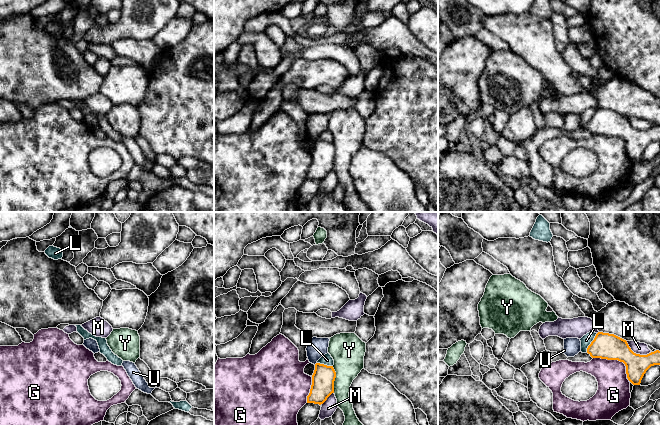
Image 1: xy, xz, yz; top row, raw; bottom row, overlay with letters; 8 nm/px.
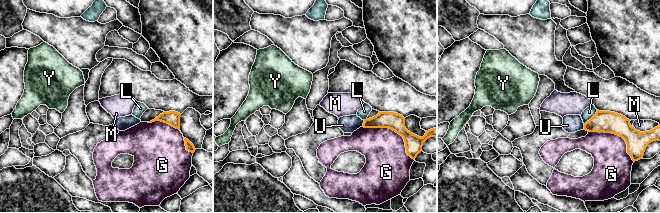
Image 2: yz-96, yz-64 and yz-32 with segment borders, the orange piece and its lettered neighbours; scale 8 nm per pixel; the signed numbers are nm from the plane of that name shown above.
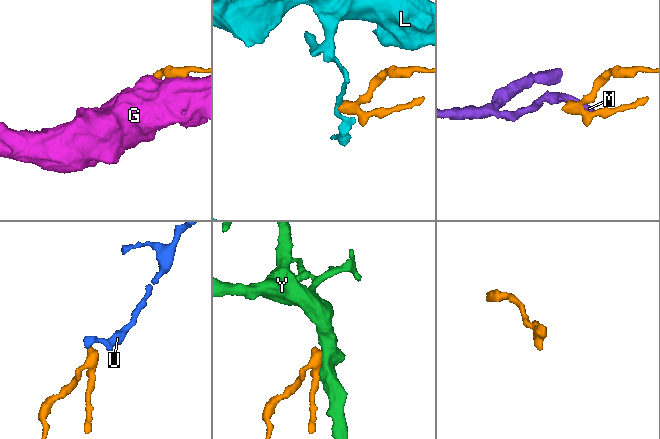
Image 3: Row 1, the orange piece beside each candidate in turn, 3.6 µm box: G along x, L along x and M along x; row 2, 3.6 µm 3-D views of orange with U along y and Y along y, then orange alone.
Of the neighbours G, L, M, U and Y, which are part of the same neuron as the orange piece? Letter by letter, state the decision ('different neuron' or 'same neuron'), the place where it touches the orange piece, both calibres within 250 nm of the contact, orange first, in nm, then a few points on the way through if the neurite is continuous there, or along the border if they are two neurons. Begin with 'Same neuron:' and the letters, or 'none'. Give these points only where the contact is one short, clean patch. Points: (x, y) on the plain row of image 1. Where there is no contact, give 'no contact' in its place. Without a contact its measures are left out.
Same neuron: none
G: different neuron | yz (615, 135) | 200/260 nm
L: different neuron | yz (591, 118) | 200/90 nm
M: different neuron | yz (637, 130) | 200/100 nm
U: different neuron | no contact
Y: different neuron | xz (334, 155) | 180/260 nm | along xz (332, 142), (335, 148), (334, 168)

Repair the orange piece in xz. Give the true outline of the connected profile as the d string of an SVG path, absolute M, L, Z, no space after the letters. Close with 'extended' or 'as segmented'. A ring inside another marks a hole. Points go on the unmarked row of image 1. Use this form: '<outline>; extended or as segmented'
M316 139L307 179L323 180L334 169L336 148L333 142Z; as segmented

